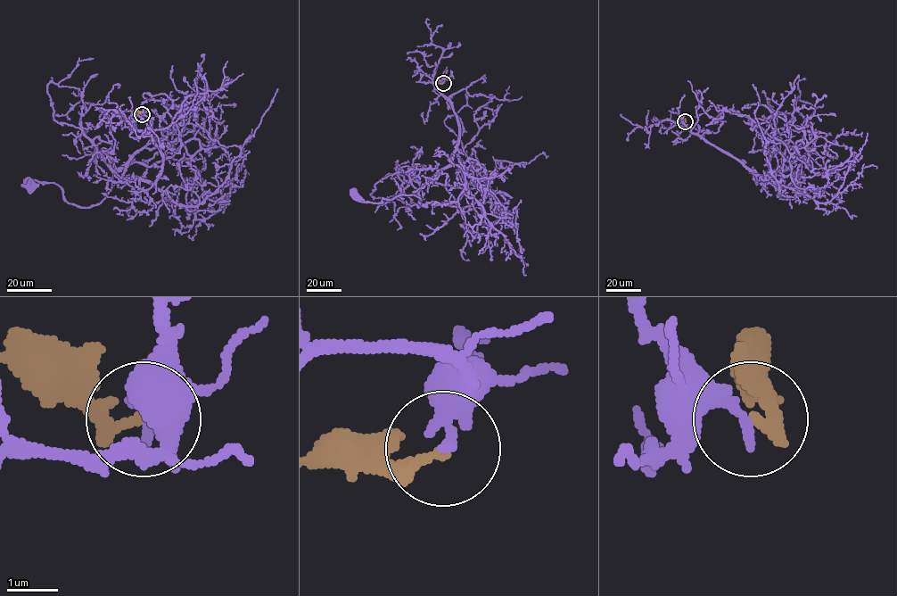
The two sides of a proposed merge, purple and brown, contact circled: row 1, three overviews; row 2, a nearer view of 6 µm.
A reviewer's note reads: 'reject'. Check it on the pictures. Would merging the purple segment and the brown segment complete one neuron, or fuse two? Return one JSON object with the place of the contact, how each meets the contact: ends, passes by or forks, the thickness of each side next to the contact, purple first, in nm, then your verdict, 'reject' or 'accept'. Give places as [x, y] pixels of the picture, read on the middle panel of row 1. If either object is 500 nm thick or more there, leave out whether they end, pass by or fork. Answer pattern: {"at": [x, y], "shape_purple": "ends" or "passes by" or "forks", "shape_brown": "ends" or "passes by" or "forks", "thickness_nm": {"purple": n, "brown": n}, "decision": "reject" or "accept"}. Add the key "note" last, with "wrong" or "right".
{"at": [443, 83], "shape_purple": "ends", "shape_brown": "ends", "thickness_nm": {"purple": 320, "brown": 200}, "decision": "reject", "note": "right"}

